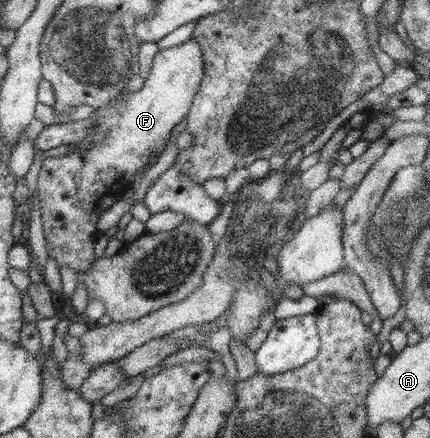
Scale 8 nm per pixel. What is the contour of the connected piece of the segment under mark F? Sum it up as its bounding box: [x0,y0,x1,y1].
[36,38,205,274]

